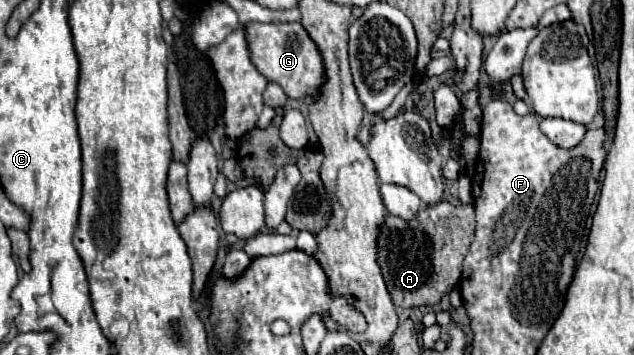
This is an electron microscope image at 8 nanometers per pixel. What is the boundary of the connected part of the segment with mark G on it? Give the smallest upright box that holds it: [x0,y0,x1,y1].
[244,23,324,99]

